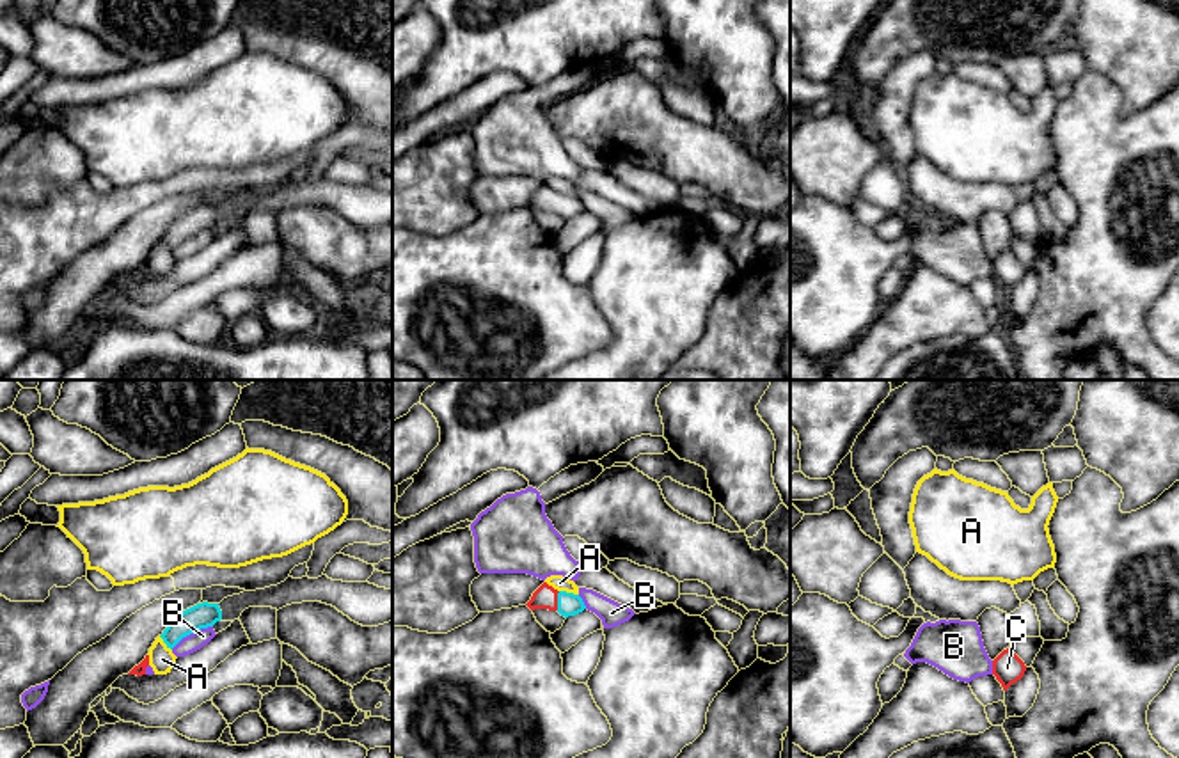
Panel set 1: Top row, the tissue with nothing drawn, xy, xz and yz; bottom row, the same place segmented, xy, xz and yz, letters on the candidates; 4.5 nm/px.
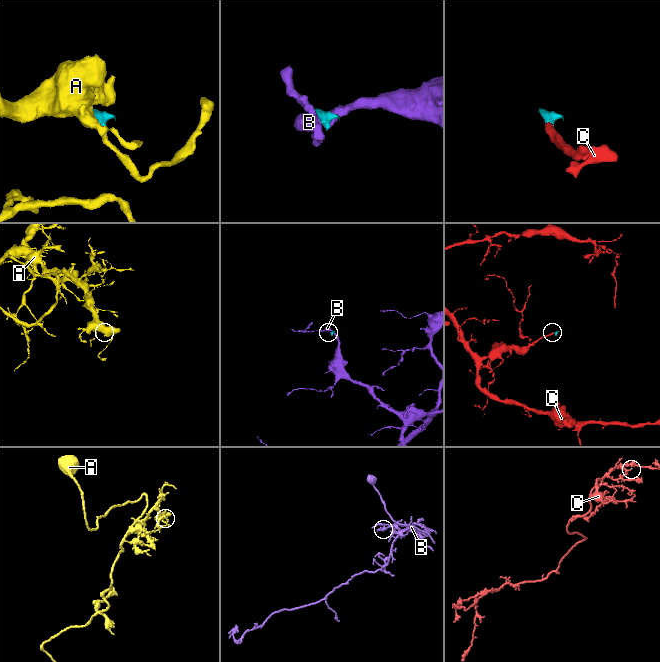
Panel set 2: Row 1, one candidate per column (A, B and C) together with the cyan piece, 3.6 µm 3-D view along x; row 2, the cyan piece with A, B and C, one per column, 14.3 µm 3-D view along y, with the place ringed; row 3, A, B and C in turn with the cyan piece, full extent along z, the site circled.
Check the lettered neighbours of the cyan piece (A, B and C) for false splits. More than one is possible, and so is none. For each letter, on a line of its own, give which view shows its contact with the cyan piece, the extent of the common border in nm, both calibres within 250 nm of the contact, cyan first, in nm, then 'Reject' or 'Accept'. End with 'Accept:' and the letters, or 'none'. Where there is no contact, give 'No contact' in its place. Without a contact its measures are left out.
A: Touches cyan in xz. Shared border 90 nm. Thickness 110 nm (cyan) against 70 nm. Reject
B: Touches cyan in xy. Shared border 220 nm. Thickness 120 nm (cyan) against 80 nm. Reject
C: Touches cyan in xz. Shared border 90 nm. Thickness 110 nm (cyan) against 110 nm. Accept
Accept: C

